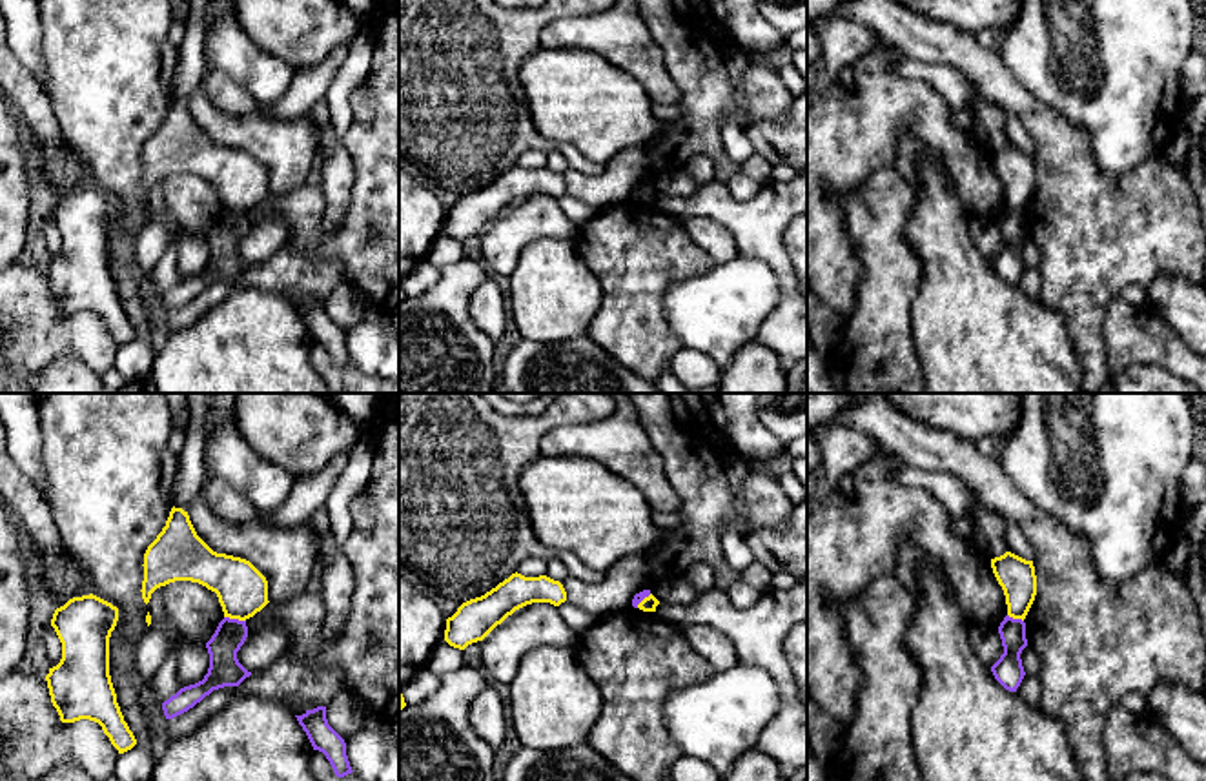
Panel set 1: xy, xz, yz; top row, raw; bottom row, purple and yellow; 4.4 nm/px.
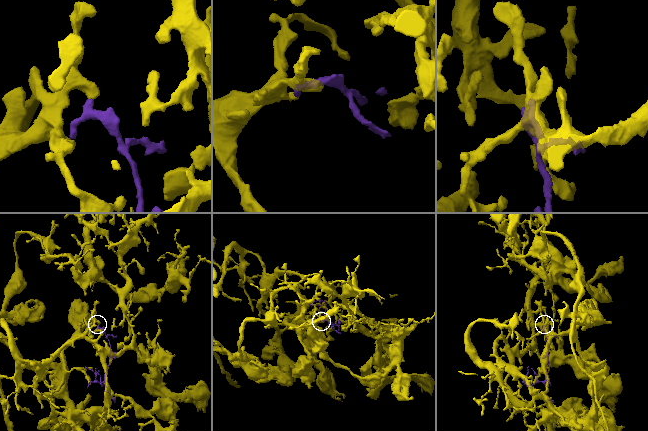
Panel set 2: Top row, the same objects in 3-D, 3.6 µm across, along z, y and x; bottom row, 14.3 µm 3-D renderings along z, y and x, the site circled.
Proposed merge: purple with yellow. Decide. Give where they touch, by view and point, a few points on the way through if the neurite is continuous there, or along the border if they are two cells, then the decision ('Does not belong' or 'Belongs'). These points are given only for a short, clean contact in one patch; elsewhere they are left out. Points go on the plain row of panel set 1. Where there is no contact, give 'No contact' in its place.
Touches purple at xy (235, 212). Boundary: xy (224, 208), (245, 213). Does not belong

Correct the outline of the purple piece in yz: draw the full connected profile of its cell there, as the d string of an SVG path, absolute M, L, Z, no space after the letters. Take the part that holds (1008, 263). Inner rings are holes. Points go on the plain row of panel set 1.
M1009 208L998 218L1004 246L991 259L995 271L1009 284L1017 284L1026 264L1022 259L1020 246L1027 238L1026 215Z

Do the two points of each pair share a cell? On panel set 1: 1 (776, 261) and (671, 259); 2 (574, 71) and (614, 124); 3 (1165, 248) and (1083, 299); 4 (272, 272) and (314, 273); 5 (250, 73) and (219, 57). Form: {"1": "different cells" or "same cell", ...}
{"1": "different cells", "2": "same cell", "3": "same cell", "4": "same cell", "5": "same cell"}

